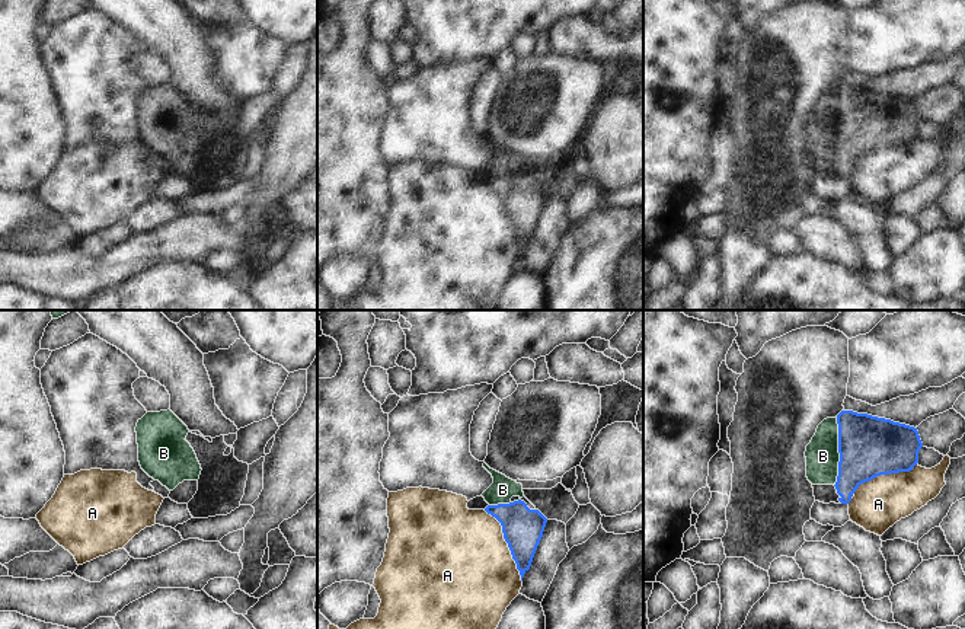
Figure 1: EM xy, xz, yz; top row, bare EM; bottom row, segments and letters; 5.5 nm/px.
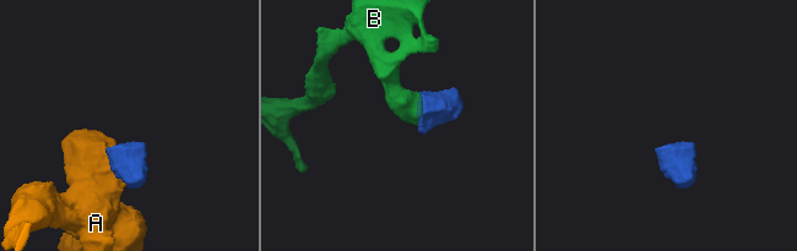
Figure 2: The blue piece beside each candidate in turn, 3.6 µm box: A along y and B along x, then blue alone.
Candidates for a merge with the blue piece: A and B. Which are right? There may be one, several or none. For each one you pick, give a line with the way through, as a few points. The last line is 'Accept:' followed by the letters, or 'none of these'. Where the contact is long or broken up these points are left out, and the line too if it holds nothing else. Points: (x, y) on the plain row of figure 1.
B: runs through yz (869, 120), (839, 125), (823, 130)
Accept: B

